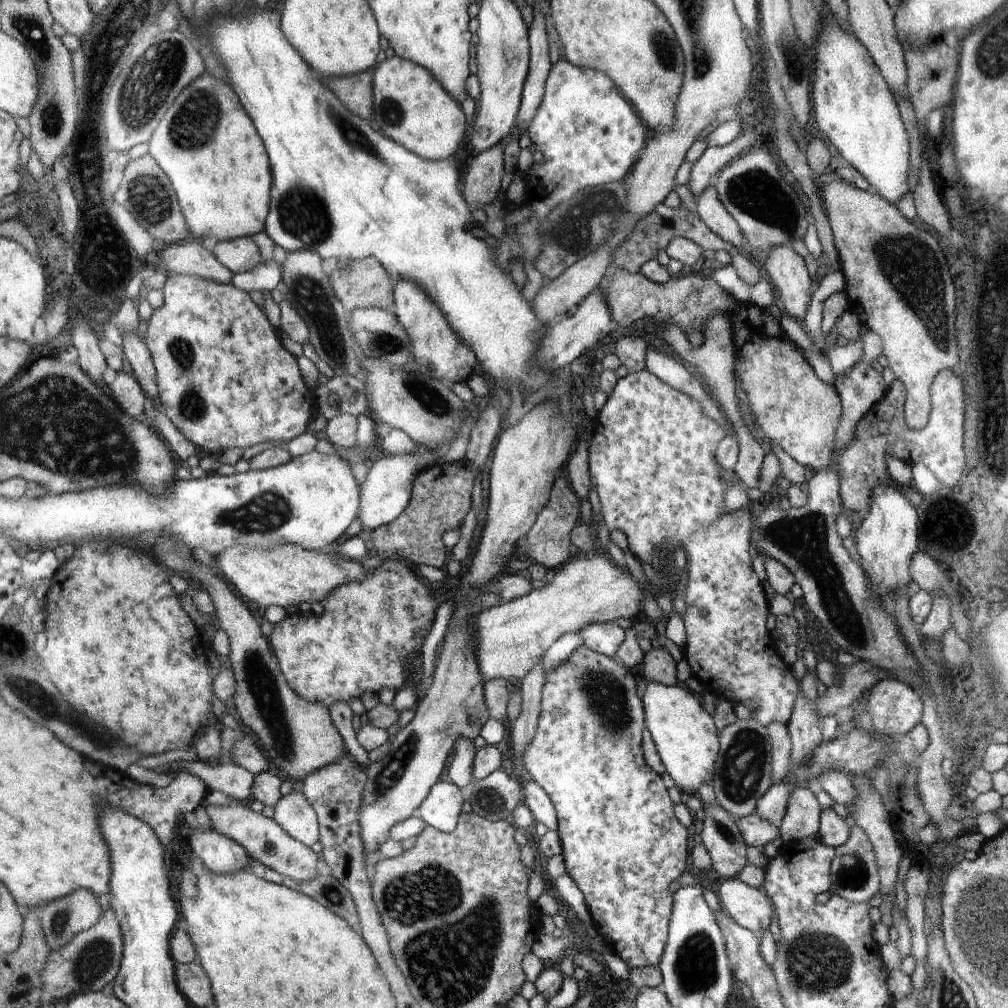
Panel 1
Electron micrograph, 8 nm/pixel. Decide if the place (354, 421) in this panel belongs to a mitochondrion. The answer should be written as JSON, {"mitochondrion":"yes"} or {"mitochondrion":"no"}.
{"mitochondrion":"no"}

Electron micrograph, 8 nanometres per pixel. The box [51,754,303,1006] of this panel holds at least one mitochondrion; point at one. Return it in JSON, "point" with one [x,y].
{"point":[89,965]}

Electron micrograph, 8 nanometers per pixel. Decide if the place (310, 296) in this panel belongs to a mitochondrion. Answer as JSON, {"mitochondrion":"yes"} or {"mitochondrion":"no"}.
{"mitochondrion":"yes"}

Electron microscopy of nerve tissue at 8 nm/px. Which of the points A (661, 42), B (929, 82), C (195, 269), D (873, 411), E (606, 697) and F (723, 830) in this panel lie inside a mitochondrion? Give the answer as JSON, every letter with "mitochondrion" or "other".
{"A":"mitochondrion","B":"other","C":"other","D":"other","E":"mitochondrion","F":"mitochondrion"}

